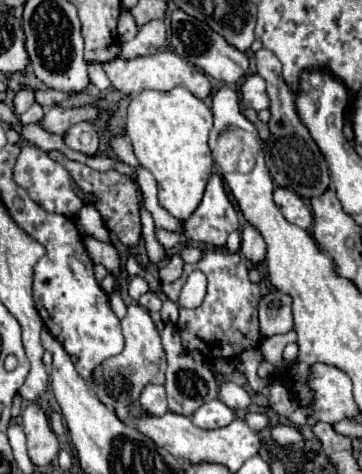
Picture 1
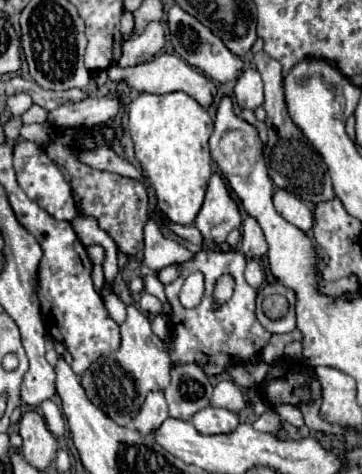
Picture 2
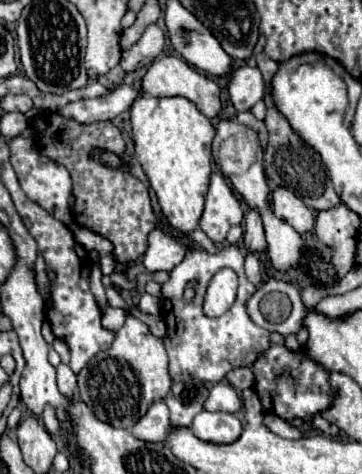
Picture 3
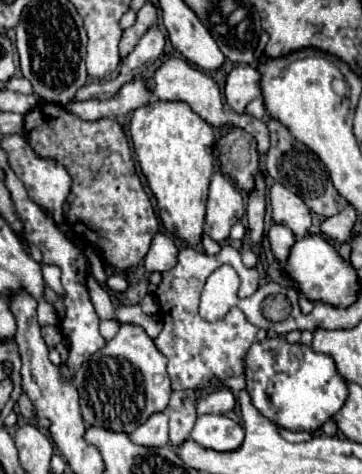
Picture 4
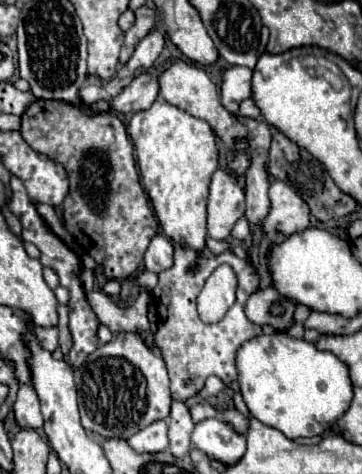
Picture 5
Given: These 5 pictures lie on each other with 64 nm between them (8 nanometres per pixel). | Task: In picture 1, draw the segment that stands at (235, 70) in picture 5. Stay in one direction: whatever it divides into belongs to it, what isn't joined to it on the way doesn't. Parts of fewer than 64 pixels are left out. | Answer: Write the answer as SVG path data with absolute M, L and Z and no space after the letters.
M248 74L242 88L242 106L244 108L254 108L258 110L268 110L268 94L266 94L266 84L264 78L258 74Z

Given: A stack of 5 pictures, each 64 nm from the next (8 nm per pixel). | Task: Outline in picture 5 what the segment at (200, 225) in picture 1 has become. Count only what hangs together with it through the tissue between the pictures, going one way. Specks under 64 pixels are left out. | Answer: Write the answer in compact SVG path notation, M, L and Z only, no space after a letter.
M226 170L212 174L208 196L208 236L226 240L238 218L244 216L244 190Z

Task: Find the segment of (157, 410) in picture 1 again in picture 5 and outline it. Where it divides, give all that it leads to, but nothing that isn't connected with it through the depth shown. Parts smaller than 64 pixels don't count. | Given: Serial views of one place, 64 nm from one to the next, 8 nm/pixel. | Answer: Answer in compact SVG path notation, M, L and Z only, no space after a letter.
M156 420L152 422L148 428L142 428L140 432L136 432L128 444L136 450L136 452L162 452L168 446L168 424L166 420Z

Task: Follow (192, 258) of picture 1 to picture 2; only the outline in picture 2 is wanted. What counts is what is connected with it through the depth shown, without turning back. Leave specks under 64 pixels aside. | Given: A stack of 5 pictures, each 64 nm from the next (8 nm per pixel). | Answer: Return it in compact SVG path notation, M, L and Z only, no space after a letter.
M148 218L146 226L144 226L144 242L146 242L144 244L144 262L154 272L158 272L174 262L178 262L178 264L188 262L194 256L194 252L188 250L184 244L178 244L176 240L166 238L152 218Z

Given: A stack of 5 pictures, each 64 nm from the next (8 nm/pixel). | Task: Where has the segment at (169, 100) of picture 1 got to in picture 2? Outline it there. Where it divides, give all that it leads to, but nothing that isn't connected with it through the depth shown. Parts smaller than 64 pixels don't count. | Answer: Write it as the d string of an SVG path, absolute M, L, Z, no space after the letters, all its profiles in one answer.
M144 92L128 106L128 128L136 160L152 182L160 210L178 224L192 224L212 176L212 158L208 150L208 138L214 130L212 116L186 92Z

